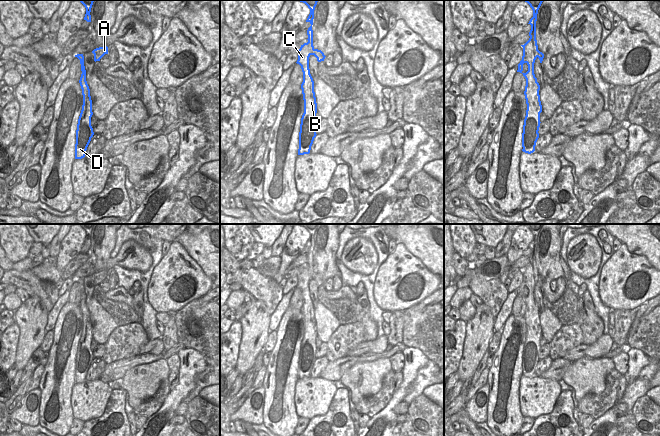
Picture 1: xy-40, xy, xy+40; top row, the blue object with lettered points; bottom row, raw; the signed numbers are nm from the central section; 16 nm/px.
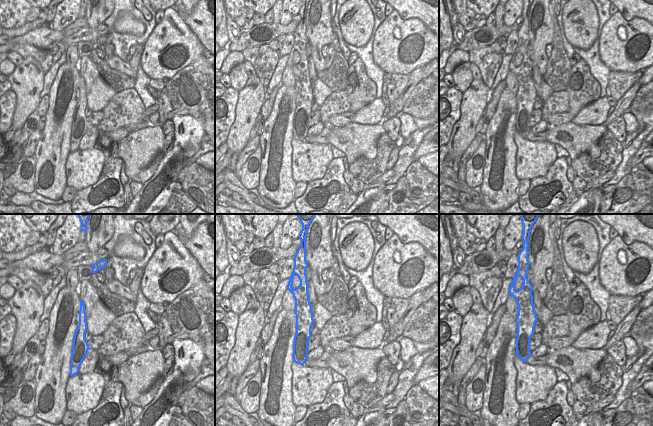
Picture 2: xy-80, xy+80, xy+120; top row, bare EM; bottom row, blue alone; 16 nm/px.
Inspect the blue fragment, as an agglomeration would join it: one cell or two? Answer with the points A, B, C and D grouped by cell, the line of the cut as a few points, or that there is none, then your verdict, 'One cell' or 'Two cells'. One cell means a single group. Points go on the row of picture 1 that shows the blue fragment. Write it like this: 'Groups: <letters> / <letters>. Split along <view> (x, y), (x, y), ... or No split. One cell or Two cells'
Groups: A / B C D. Split along xy (317, 49), (314, 55). Two cells

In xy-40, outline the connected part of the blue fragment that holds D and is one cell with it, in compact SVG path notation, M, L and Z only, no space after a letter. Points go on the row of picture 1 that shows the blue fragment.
M83 54L75 55L80 60L81 64L81 77L79 80L82 95L83 105L82 110L78 119L77 130L76 130L76 144L75 144L75 159L82 159L85 157L87 147L94 135L93 128L91 126L92 112L92 100L90 96L90 89L86 81L86 70L84 66Z

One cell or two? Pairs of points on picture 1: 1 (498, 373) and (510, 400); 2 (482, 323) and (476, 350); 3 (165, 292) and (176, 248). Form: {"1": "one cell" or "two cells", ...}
{"1": "one cell", "2": "one cell", "3": "one cell"}

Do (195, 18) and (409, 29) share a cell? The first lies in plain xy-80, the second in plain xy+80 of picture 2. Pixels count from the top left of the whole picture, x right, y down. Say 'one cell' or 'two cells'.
two cells

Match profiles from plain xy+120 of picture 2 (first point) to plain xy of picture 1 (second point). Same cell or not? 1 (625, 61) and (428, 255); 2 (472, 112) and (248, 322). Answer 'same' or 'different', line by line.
1: different
2: same

